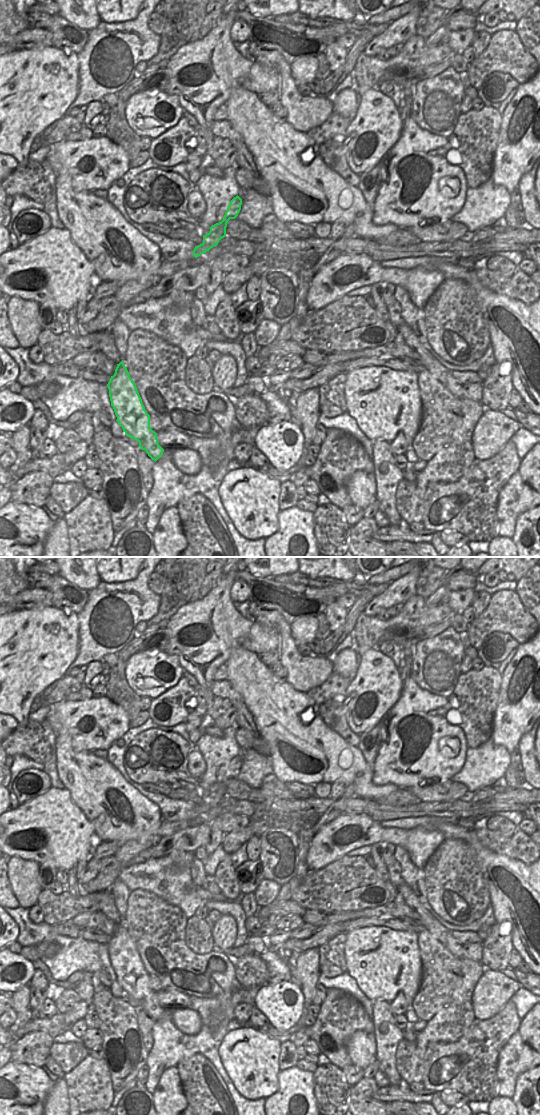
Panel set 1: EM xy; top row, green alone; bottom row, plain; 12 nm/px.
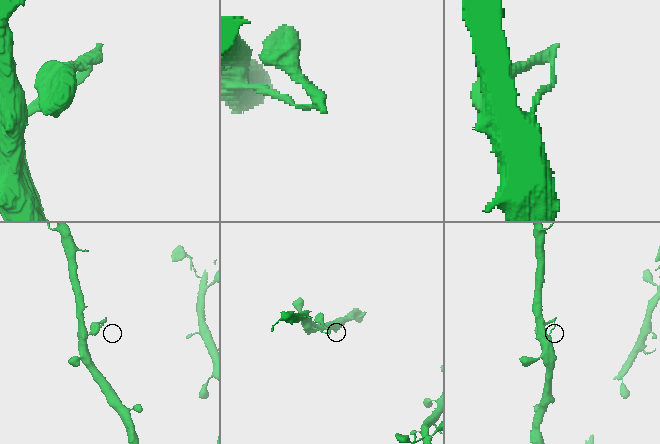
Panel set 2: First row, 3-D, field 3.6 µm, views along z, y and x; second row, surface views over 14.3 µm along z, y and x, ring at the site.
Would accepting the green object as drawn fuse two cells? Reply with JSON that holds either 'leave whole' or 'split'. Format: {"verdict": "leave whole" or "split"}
{"verdict": "leave whole"}

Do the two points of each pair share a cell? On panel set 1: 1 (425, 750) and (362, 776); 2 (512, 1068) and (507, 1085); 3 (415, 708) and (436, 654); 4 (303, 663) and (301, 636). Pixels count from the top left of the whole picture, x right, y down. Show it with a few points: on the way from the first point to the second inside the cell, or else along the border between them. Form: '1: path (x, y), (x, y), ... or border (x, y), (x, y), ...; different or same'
1: border (373, 771), (372, 781), (376, 785), (394, 784); different
2: path (508, 1072), (507, 1081); same
3: border (410, 675), (423, 689), (445, 697); different
4: border (289, 624), (291, 636), (296, 646); different

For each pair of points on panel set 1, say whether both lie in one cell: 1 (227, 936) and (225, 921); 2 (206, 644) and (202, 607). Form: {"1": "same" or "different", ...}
{"1": "same", "2": "same"}

